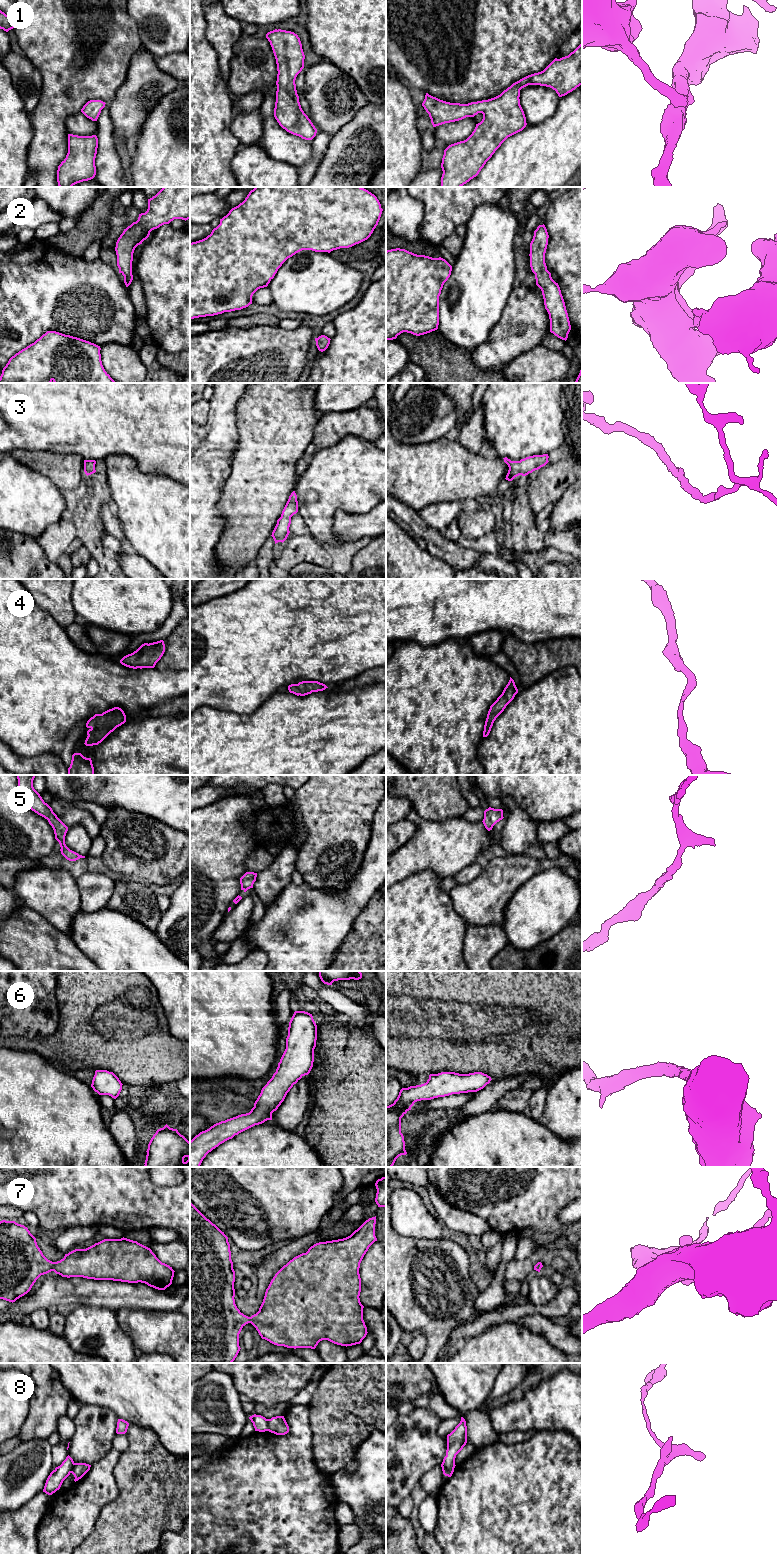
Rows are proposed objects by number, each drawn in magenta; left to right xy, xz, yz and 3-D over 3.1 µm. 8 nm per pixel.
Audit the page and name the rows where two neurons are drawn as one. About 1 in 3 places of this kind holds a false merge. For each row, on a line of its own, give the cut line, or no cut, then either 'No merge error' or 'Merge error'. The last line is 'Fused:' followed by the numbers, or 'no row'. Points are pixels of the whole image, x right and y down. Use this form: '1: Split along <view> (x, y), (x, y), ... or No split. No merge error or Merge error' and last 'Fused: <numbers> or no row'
1: No split. No merge error
2: No split. No merge error
3: No split. No merge error
4: No split. No merge error
5: No split. No merge error
6: No split. No merge error
7: No split. No merge error
8: Split along xz (267, 1419), (268, 1430). Merge error
Fused: 8

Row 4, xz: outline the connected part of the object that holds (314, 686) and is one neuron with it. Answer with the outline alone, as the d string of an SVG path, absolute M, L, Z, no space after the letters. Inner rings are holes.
M302 681L298 684L291 684L288 686L289 692L297 696L305 696L312 692L323 691L326 688L328 687L325 684L318 681Z

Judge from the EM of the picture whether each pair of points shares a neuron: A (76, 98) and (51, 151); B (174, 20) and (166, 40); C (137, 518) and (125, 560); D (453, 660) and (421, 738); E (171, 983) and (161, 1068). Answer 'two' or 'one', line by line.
A: one
B: one
C: two
D: one
E: two

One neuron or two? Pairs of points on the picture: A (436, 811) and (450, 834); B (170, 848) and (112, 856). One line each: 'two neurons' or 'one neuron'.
A: two neurons
B: one neuron

